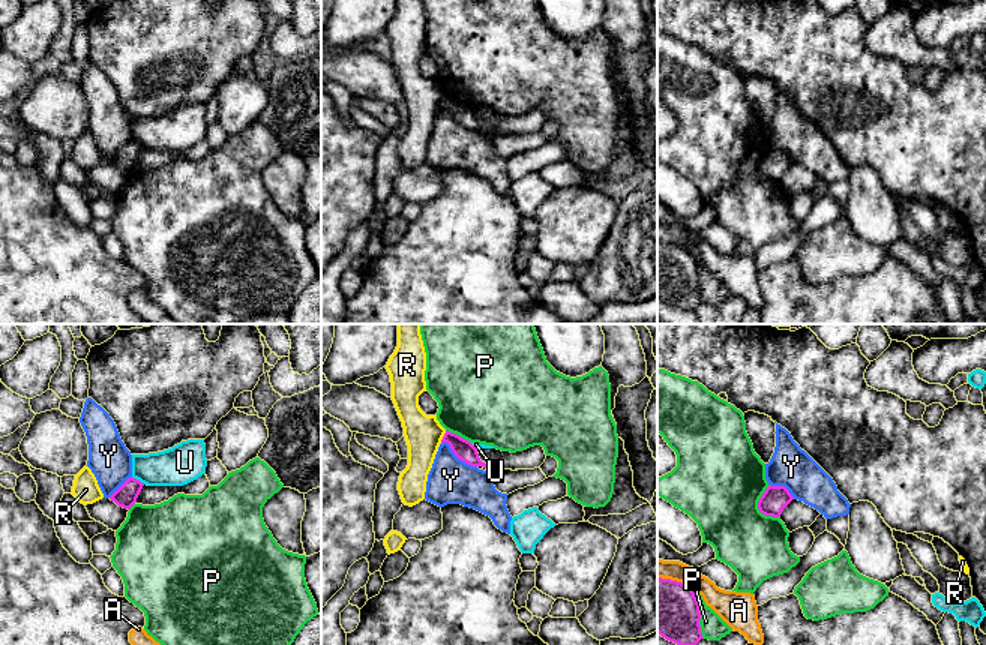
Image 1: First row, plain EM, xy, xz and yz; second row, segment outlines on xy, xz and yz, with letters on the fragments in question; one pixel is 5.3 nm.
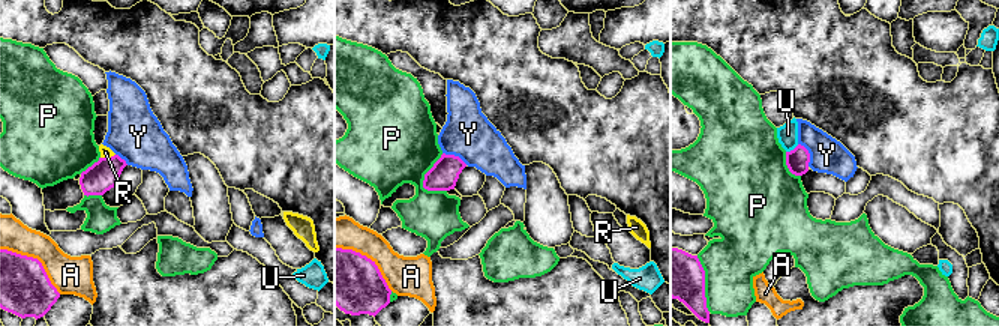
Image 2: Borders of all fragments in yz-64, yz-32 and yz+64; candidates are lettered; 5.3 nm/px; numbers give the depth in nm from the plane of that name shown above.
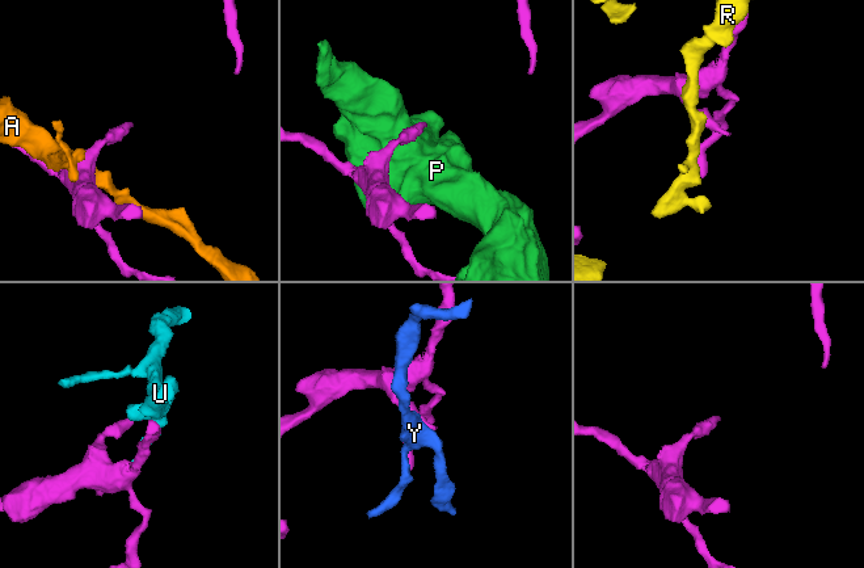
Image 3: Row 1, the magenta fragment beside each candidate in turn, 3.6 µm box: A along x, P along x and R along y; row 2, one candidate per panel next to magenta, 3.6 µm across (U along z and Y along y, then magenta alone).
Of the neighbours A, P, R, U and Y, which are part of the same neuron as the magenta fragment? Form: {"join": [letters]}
{"join": []}

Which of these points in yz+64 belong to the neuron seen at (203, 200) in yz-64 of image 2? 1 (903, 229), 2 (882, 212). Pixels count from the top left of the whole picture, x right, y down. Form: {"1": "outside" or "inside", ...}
{"1": "inside", "2": "inside"}

